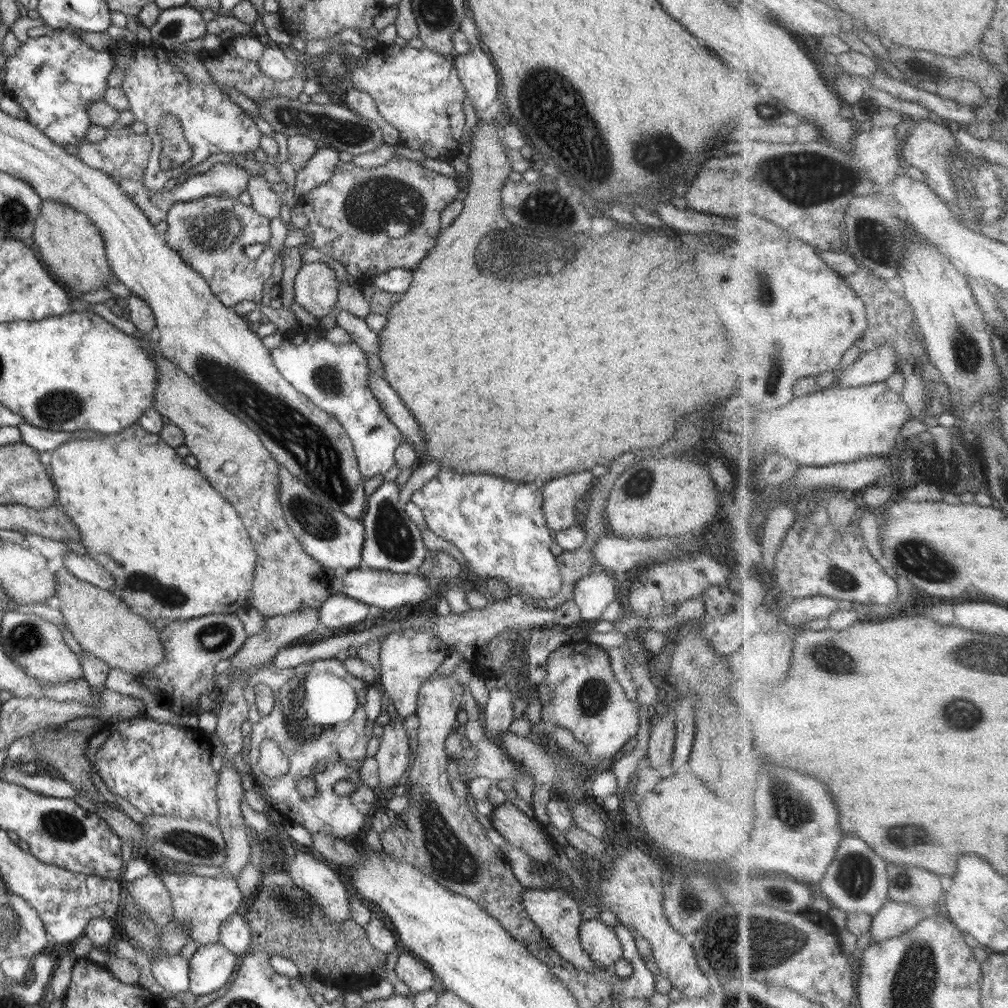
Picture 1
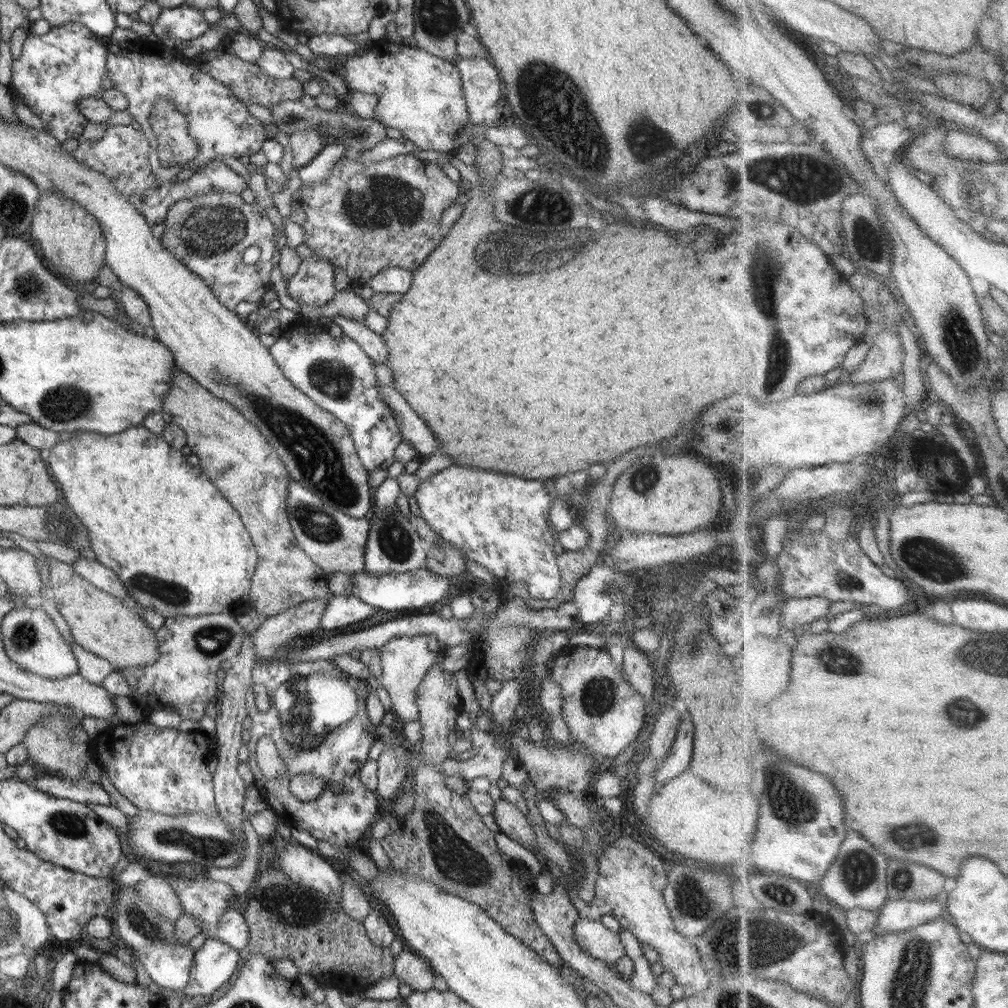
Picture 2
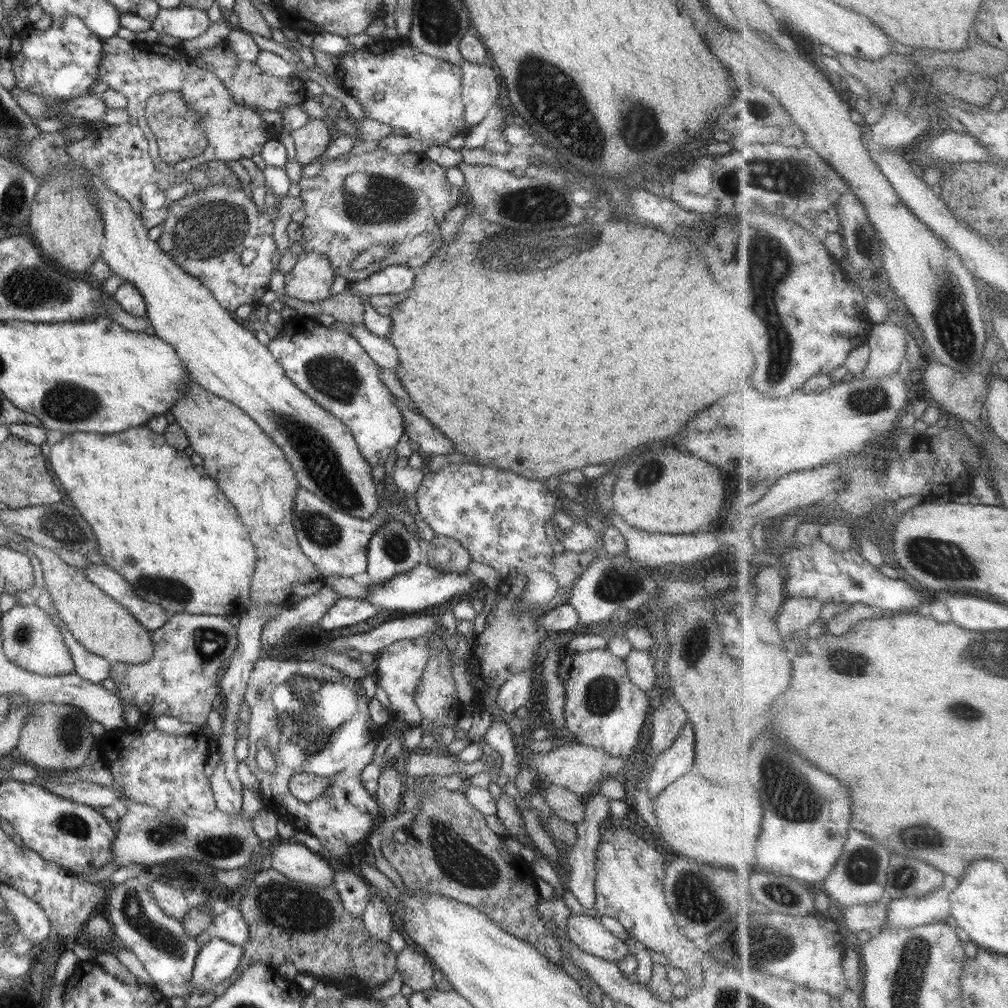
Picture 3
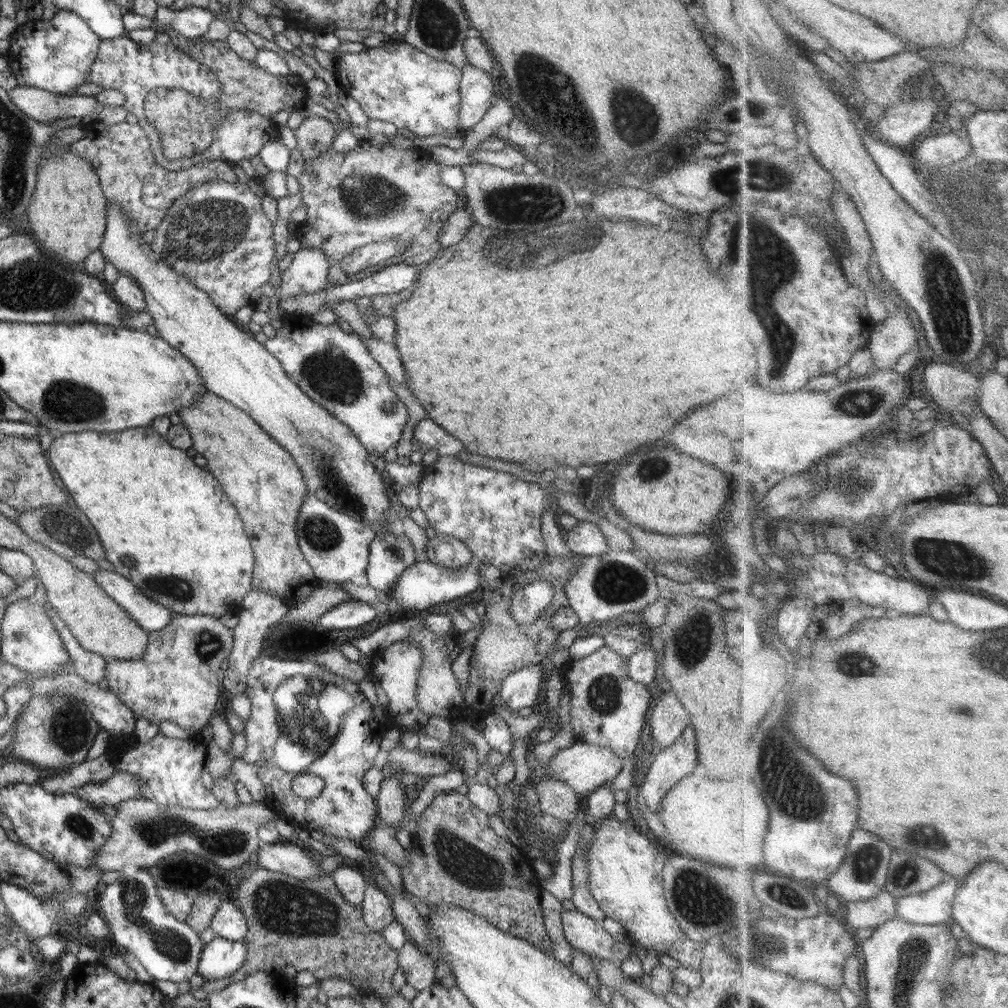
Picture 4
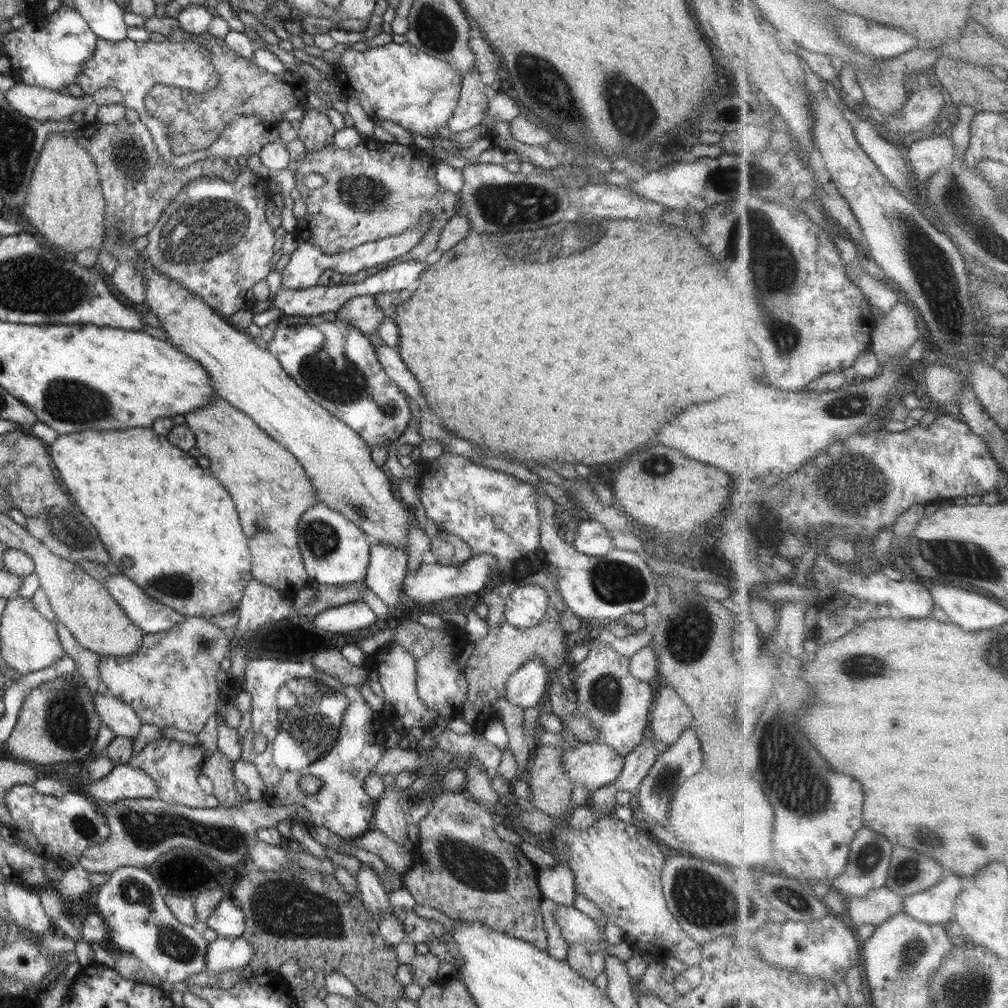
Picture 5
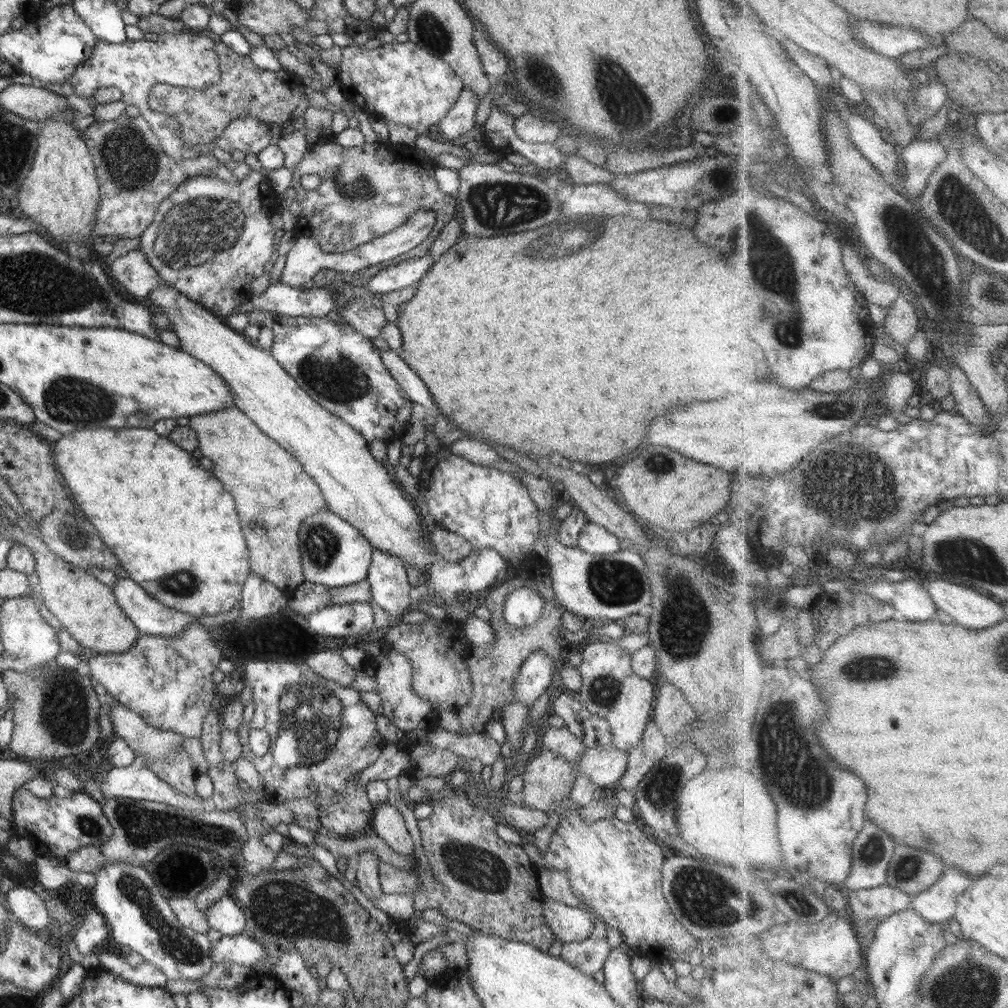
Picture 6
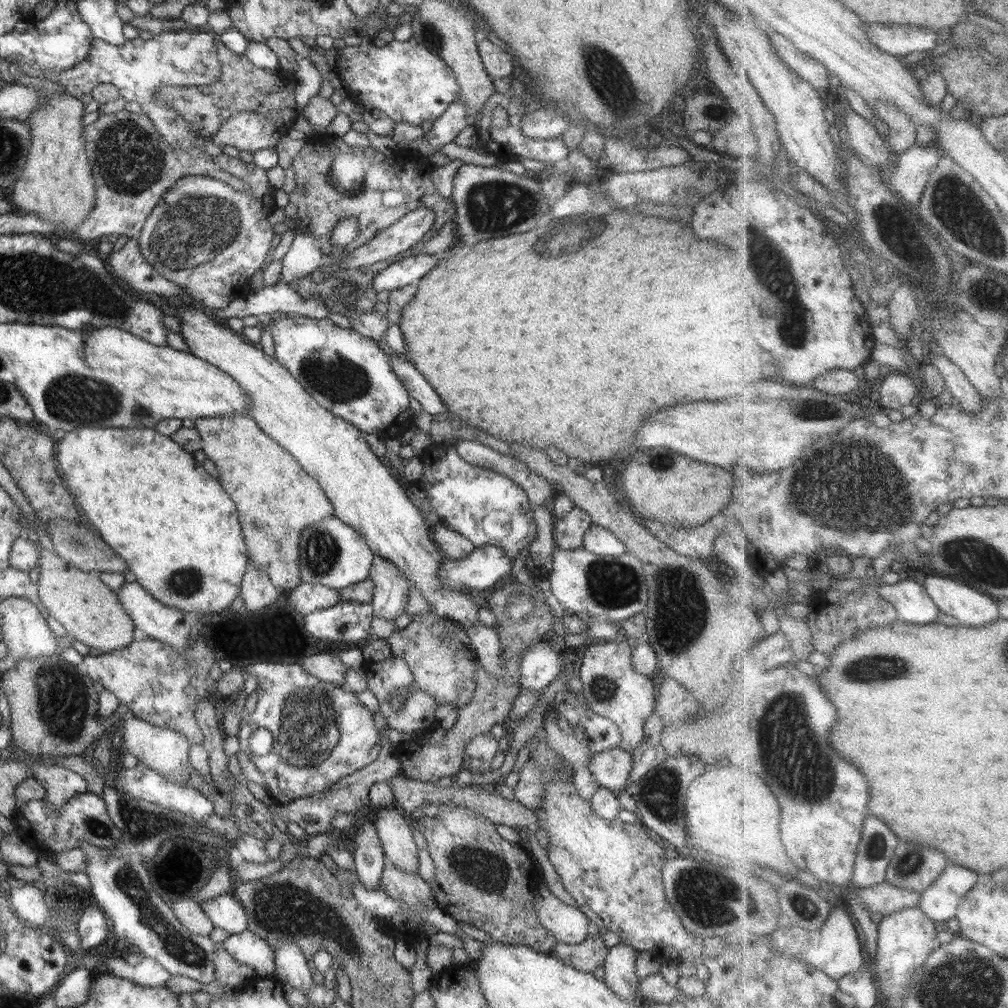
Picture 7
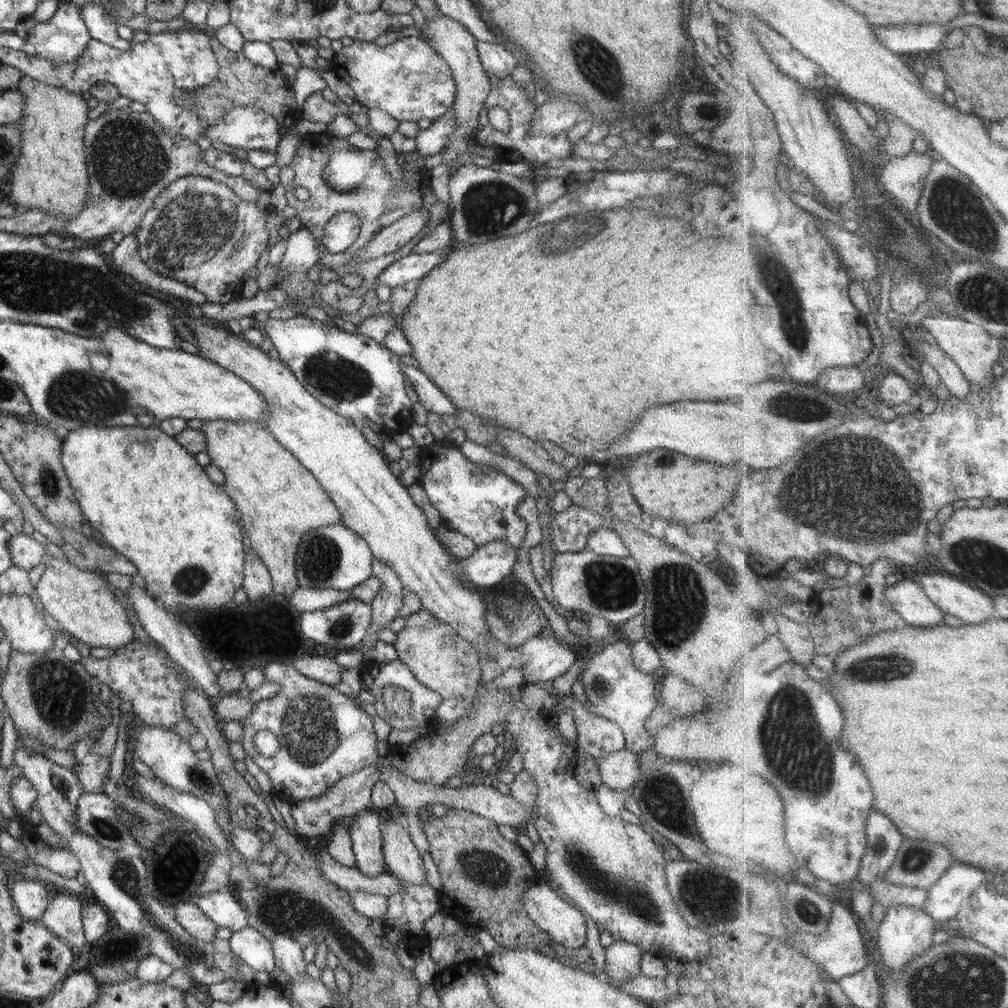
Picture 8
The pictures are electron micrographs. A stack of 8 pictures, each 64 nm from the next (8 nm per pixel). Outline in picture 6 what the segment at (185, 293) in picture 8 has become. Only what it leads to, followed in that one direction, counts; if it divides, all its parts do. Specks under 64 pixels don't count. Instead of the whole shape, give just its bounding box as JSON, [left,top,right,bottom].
[110,249,166,299]

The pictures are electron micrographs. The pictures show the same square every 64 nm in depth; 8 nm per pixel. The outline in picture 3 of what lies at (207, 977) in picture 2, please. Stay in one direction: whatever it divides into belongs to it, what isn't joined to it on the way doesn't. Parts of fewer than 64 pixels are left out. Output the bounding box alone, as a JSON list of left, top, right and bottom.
[154,937,244,999]

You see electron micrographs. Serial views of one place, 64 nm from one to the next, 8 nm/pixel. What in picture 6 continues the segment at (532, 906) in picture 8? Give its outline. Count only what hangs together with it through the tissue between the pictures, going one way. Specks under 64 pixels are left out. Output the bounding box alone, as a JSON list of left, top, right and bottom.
[543,894,595,943]

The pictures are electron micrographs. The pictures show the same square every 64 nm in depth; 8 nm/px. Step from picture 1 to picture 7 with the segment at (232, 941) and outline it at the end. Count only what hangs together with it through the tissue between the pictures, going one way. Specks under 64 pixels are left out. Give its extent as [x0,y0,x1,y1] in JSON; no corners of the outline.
[200,894,248,935]

